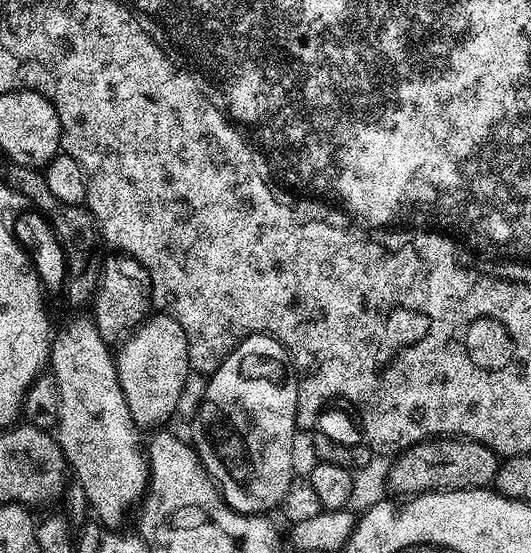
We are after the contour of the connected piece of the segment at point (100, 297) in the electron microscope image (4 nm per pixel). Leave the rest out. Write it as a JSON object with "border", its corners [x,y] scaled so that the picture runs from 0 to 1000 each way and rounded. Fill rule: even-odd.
{"border":[[[232,459],[203,461],[211,463],[200,465],[198,470],[194,465],[188,477],[188,508],[181,514],[181,533],[169,550],[169,559],[173,557],[169,571],[185,604],[211,626],[220,618],[232,618],[271,579],[277,579],[282,570],[282,523],[279,519],[279,490],[264,479],[262,470]]]}

